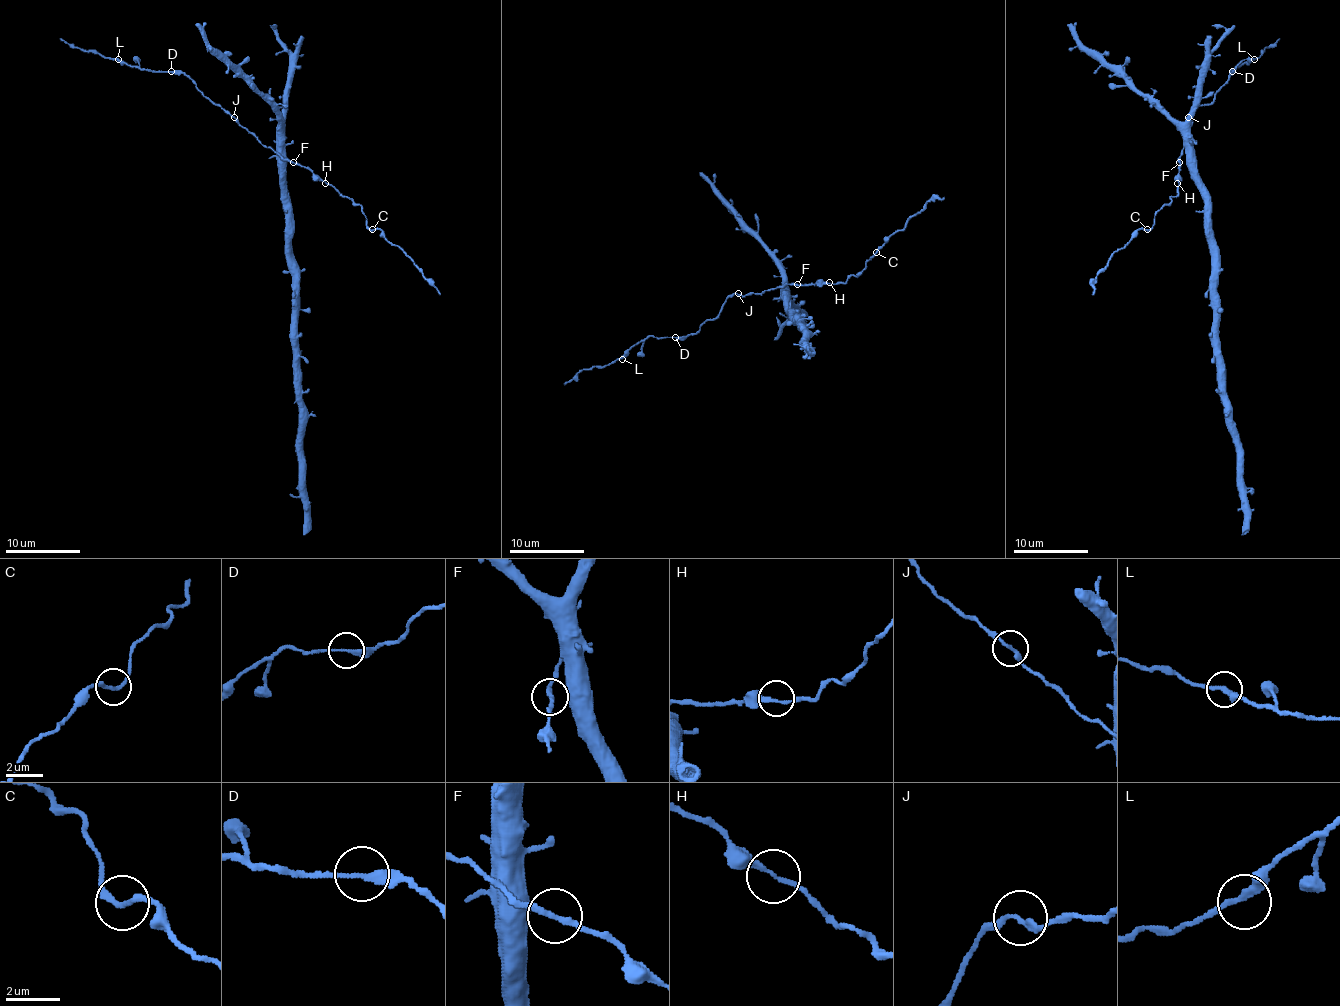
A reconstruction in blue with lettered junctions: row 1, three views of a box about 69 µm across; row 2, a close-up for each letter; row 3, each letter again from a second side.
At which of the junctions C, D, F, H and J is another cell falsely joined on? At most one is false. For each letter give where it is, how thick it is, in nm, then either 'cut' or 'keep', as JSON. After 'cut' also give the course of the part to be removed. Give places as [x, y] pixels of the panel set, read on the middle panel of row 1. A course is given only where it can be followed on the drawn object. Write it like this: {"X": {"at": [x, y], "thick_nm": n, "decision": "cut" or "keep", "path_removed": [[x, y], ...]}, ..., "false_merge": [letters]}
{"C": {"at": [876, 252], "thick_nm": 200, "decision": "keep"}, "D": {"at": [675, 337], "thick_nm": 240, "decision": "keep"}, "F": {"at": [797, 284], "thick_nm": 220, "decision": "keep"}, "H": {"at": [829, 282], "thick_nm": 190, "decision": "keep"}, "J": {"at": [738, 293], "thick_nm": 200, "decision": "keep"}, "false_merge": []}

